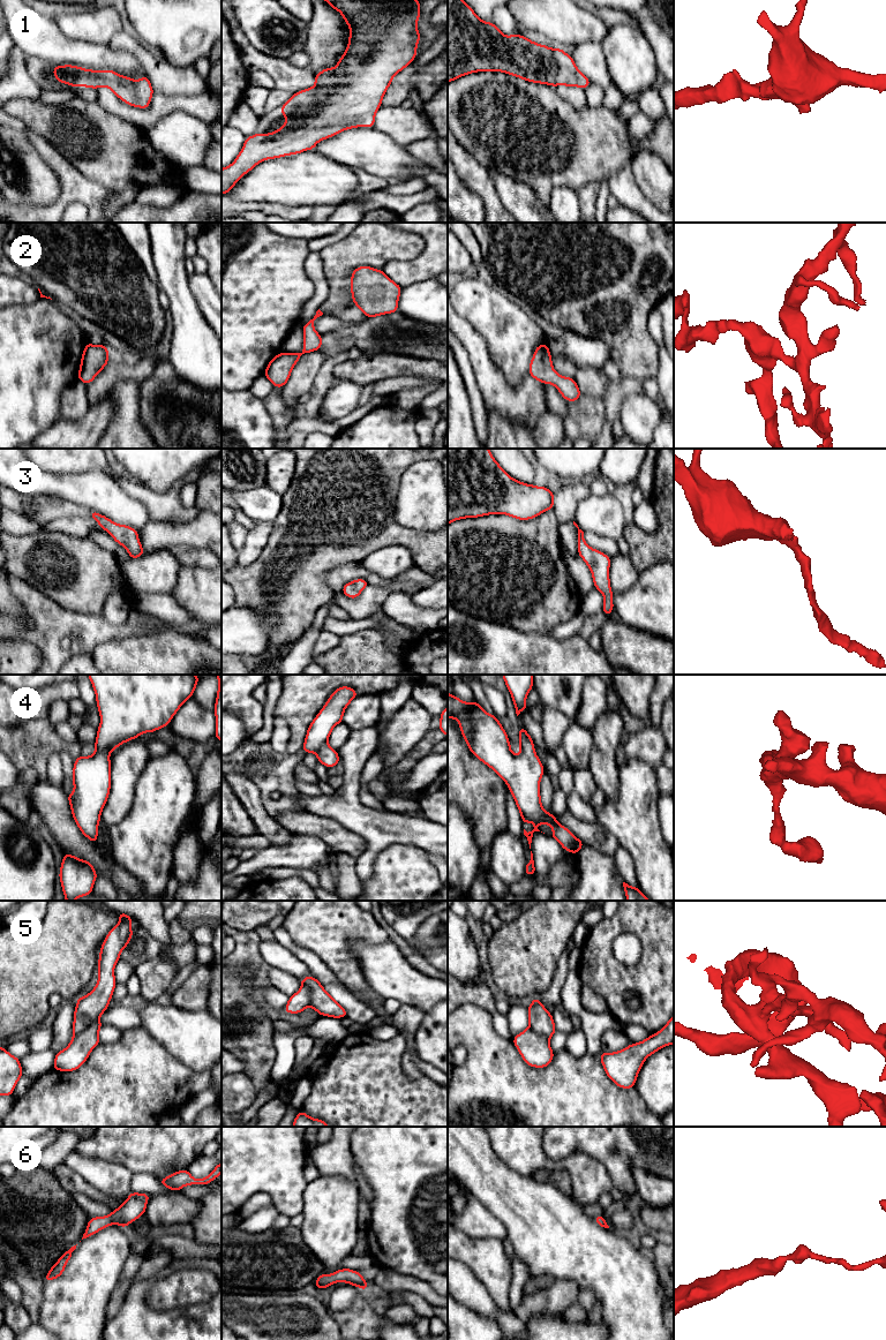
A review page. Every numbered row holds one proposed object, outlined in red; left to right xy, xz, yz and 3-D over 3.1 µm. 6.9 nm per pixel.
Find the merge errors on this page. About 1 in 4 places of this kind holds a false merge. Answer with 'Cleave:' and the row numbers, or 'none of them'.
Cleave: none of them

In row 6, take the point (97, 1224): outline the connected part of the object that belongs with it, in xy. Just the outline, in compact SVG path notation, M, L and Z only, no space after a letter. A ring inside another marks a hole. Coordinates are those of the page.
M130 1192L122 1205L112 1211L108 1215L90 1218L82 1240L95 1235L110 1225L117 1224L120 1227L127 1227L145 1213L149 1198L151 1198L151 1196L147 1194Z

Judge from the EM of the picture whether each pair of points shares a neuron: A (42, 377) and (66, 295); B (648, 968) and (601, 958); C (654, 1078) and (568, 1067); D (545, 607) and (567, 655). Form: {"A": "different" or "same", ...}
{"A": "different", "B": "same", "C": "different", "D": "different"}

